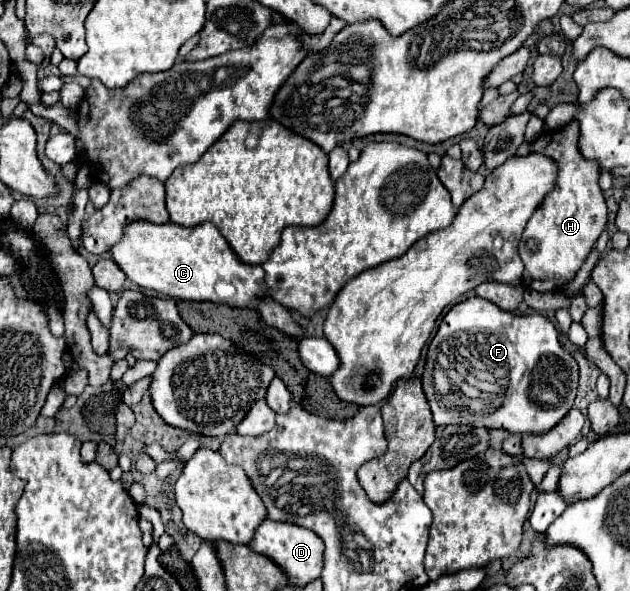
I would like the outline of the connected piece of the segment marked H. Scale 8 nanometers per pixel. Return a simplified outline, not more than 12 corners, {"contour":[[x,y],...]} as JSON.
{"contour":[[580,125],[532,145],[556,187],[520,239],[522,281],[564,287],[606,229],[598,161]]}

